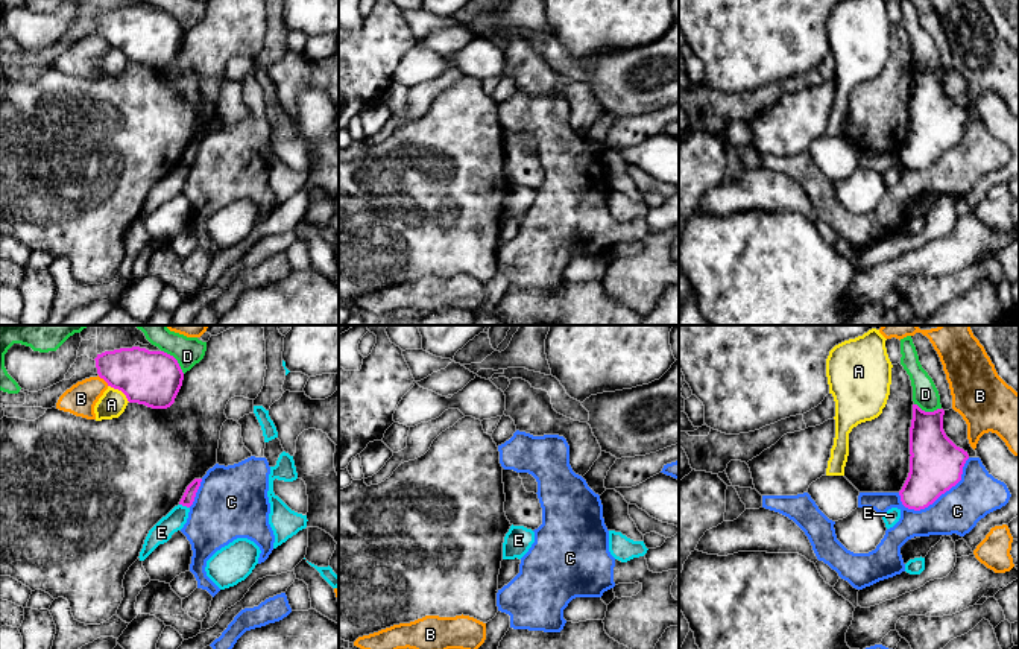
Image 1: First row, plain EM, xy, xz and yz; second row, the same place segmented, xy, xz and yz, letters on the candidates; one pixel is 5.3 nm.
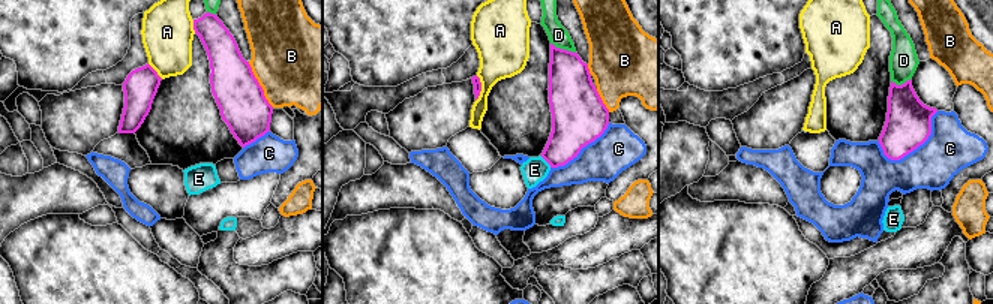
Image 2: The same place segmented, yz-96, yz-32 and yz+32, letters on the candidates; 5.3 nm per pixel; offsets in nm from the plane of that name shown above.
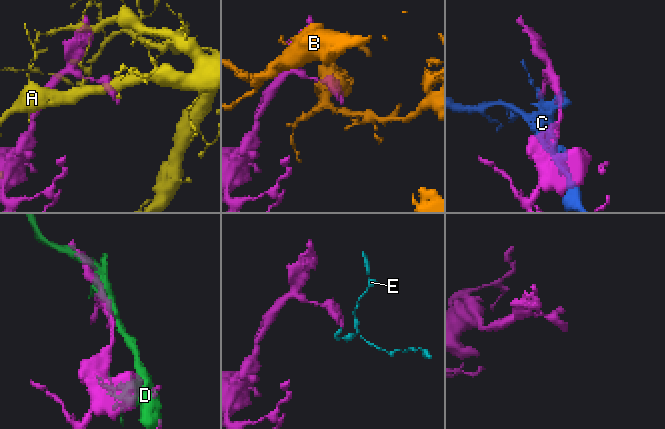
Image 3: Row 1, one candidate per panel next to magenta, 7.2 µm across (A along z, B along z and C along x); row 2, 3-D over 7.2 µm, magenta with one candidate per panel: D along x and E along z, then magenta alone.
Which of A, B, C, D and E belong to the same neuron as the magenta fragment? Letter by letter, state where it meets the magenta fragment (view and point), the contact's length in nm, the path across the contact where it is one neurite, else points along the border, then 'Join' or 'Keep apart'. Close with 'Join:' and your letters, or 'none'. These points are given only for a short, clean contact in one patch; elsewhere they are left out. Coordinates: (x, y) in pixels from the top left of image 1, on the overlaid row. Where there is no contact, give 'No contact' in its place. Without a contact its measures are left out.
A: Touches magenta at xy (120, 389). Shared border 150 nm. Keep apart
B: Touches magenta at xy (104, 379). Shared border 80 nm. Keep apart
C: Touches magenta at yz (940, 494). Shared border 440 nm. Keep apart
D: Touches magenta at xy (175, 359). Shared border 180 nm. Keep apart
E: Touches magenta at xy (184, 505). Shared border 60 nm. Boundary: xy (179, 503), (189, 508). Keep apart
Join: none

